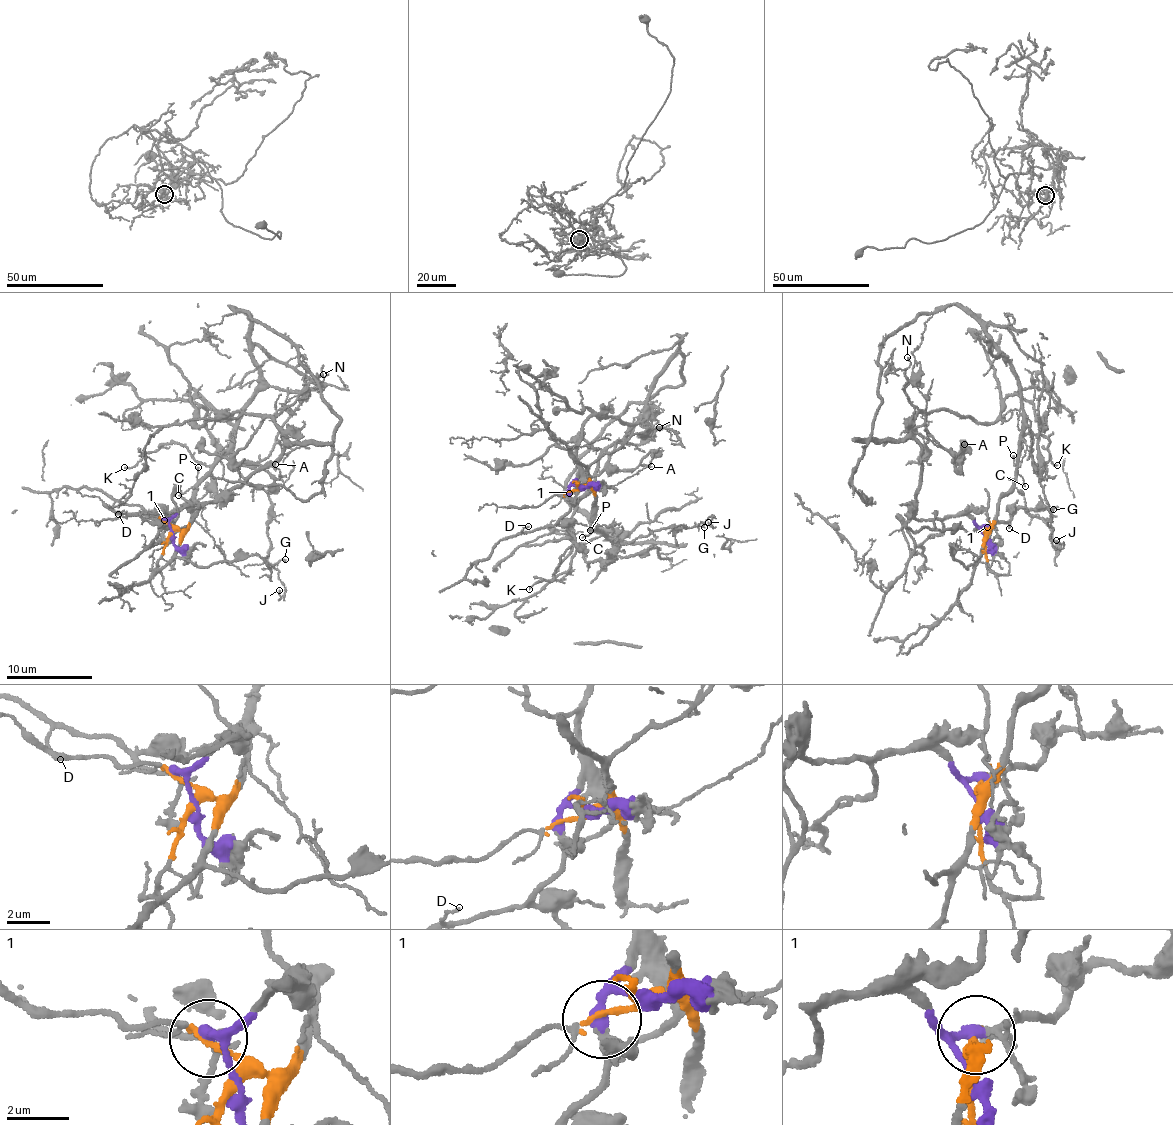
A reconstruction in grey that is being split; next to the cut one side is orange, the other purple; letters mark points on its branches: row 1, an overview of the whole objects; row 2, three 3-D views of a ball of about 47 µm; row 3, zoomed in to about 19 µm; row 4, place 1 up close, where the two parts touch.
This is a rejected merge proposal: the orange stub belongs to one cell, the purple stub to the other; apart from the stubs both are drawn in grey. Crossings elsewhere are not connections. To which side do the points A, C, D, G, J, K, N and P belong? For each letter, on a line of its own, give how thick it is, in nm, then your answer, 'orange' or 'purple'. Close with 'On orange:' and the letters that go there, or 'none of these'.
A: 150 nm | purple
C: 110 nm | orange
D: 130 nm | purple
G: 130 nm | orange
J: 80 nm | orange
K: 110 nm | orange
N: 100 nm | purple
P: 120 nm | orange
On orange: C, G, J, K, P

